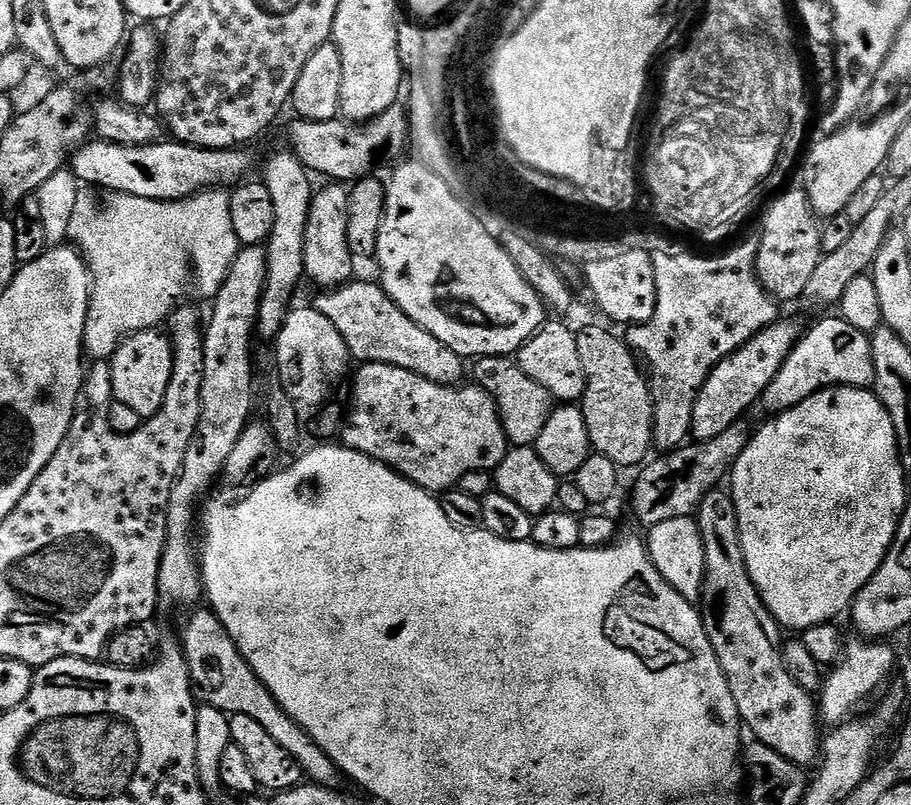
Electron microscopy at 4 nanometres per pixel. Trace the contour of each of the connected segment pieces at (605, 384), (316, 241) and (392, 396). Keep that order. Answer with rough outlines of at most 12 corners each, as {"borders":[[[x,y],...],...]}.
{"borders":[[[596,324],[576,341],[593,449],[624,470],[654,448],[649,377]],[[328,182],[312,197],[307,279],[324,290],[353,279],[350,192]],[[364,362],[342,443],[433,494],[510,447],[494,398]]]}

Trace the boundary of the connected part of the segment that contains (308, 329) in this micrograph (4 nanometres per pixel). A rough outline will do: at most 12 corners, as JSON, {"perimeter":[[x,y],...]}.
{"perimeter":[[314,306],[277,331],[285,395],[303,415],[333,397],[352,359]]}

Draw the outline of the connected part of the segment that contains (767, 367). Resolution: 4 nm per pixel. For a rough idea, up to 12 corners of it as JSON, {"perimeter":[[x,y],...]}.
{"perimeter":[[777,319],[730,354],[696,395],[693,441],[761,403],[802,335]]}

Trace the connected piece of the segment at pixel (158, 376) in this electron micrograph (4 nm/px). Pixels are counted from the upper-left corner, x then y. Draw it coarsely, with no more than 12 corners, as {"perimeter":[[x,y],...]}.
{"perimeter":[[163,331],[110,357],[115,403],[142,418],[168,401],[176,361]]}

